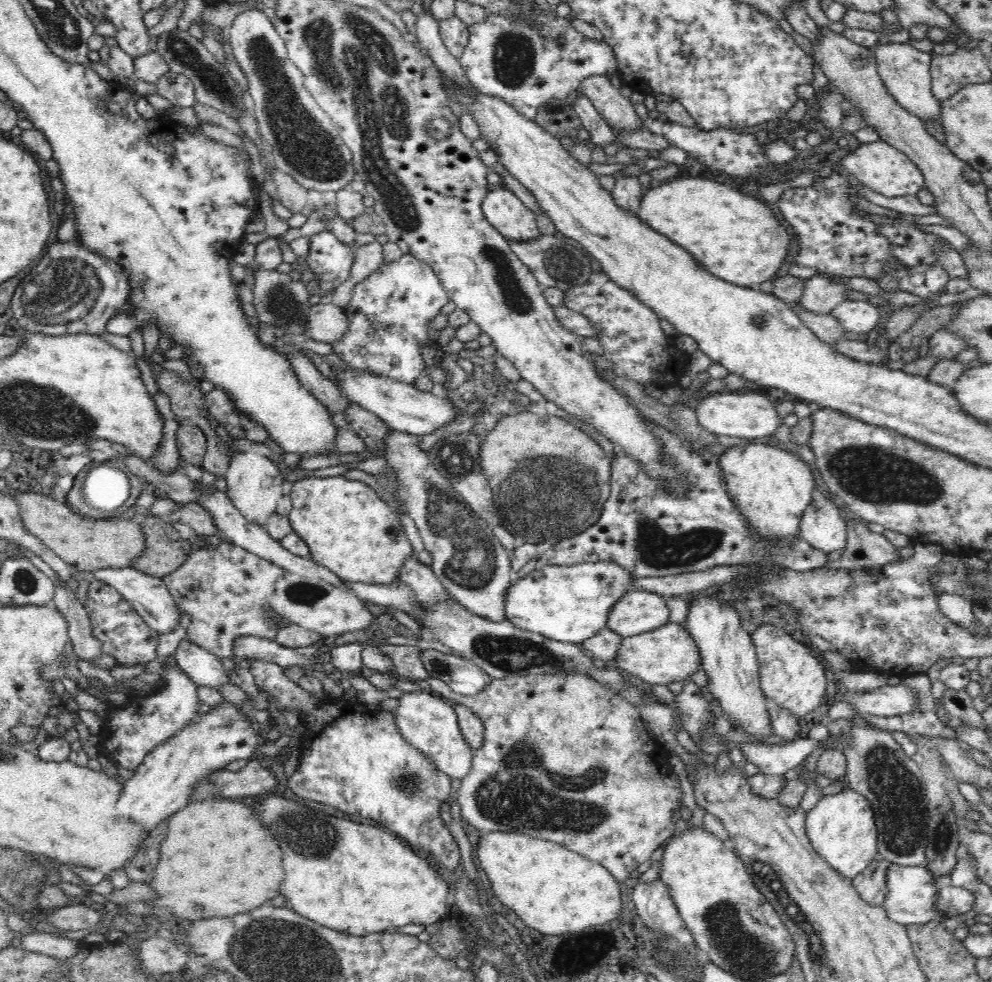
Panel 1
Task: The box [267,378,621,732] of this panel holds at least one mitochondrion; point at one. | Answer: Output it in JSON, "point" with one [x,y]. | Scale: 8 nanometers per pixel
{"point":[544,492]}

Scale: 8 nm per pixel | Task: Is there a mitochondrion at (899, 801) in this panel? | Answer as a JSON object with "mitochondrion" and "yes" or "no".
{"mitochondrion":"yes"}

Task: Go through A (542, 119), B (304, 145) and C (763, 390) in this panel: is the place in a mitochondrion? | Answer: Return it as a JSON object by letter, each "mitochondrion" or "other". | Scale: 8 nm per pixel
{"A":"other","B":"mitochondrion","C":"other"}

